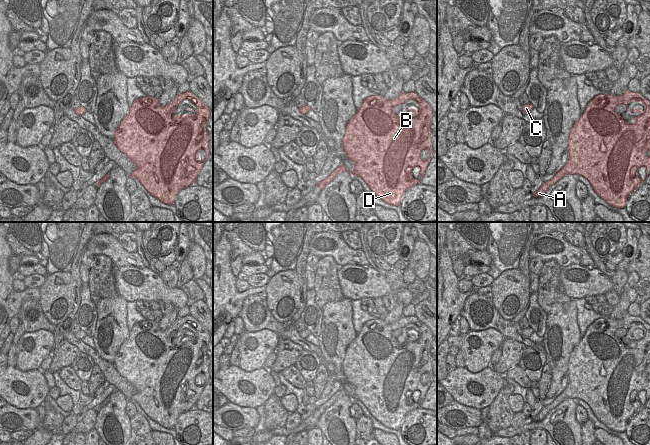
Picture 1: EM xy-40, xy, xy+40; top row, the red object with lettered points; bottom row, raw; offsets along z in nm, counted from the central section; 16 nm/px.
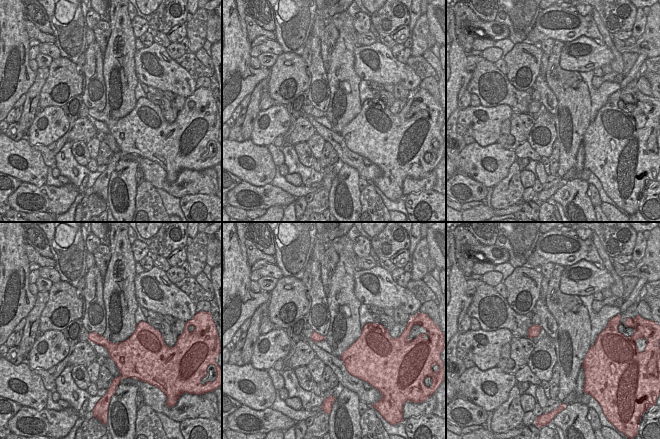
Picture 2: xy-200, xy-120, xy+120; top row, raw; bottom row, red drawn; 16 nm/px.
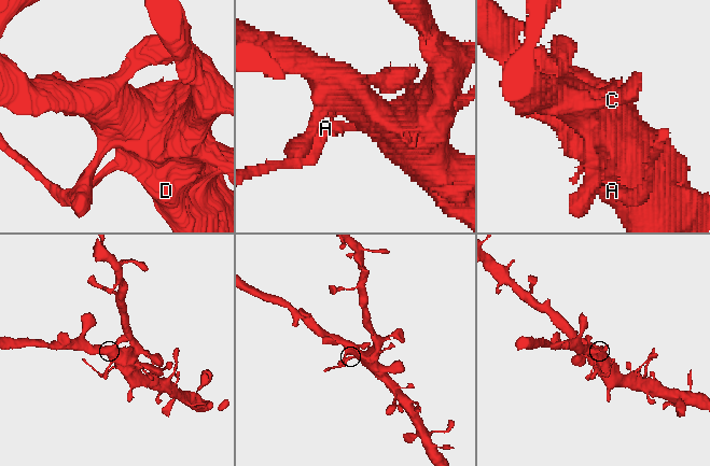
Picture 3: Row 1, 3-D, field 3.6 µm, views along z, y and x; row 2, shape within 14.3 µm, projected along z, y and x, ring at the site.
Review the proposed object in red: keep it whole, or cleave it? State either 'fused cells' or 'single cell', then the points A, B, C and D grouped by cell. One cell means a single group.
fused cells; A / B C D

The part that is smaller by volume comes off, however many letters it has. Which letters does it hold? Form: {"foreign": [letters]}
{"foreign": ["A"]}

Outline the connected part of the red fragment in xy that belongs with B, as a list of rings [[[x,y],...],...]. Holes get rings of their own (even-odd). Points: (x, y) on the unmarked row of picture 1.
[[[402,316],[396,322],[386,324],[384,320],[373,319],[365,322],[356,338],[348,345],[342,363],[342,371],[346,381],[354,386],[352,400],[359,400],[370,414],[385,427],[400,430],[404,417],[420,403],[414,403],[412,394],[420,392],[423,401],[433,380],[430,344],[434,339],[430,329],[420,322],[416,316]],[[408,324],[416,325],[420,333],[410,332],[408,339],[402,341],[392,336],[397,329]],[[427,373],[429,382],[423,384],[421,375]]]

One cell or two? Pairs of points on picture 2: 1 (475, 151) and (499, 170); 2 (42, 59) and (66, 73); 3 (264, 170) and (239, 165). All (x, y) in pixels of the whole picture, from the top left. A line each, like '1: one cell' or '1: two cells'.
1: one cell
2: two cells
3: one cell

